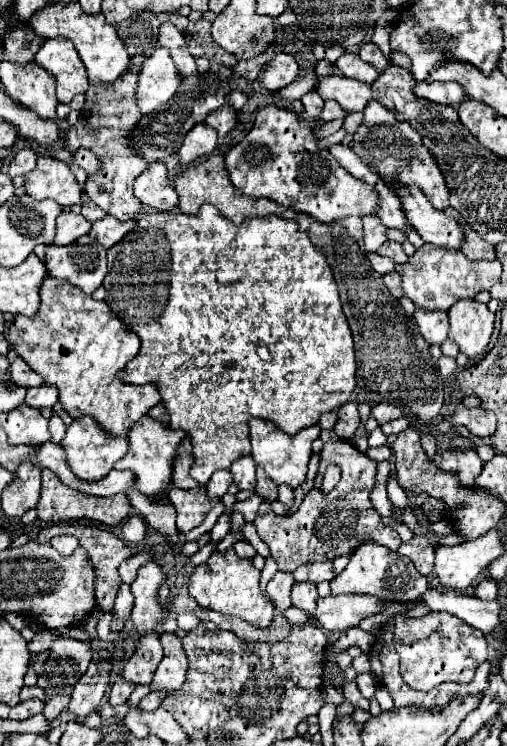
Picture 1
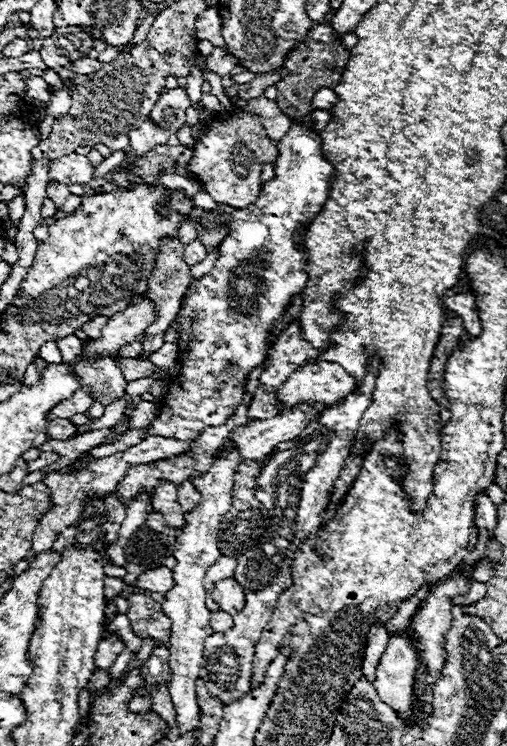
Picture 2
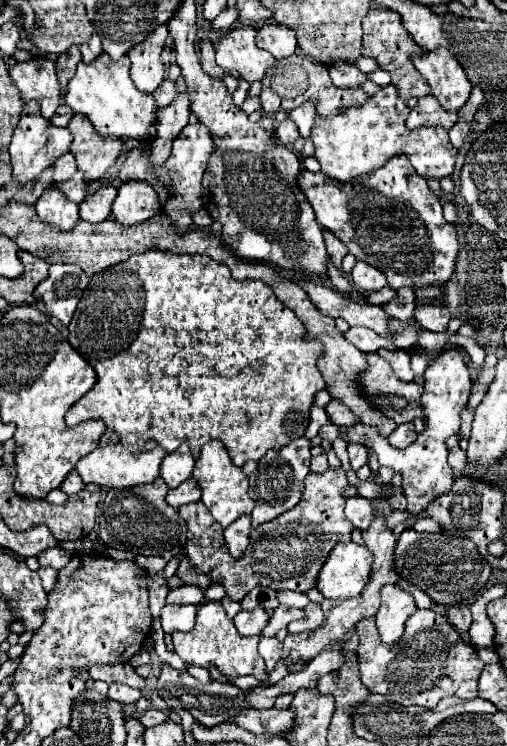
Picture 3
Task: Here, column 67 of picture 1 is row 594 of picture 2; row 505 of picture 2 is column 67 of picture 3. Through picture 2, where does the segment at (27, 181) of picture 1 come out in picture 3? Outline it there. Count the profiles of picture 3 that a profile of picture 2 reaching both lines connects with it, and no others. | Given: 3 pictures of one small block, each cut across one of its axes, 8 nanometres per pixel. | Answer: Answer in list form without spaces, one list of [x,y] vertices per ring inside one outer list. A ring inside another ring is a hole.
[[[54,188],[44,190],[44,194],[38,198],[34,206],[40,222],[54,226],[58,230],[70,230],[80,218],[78,206],[70,202],[60,190]]]

